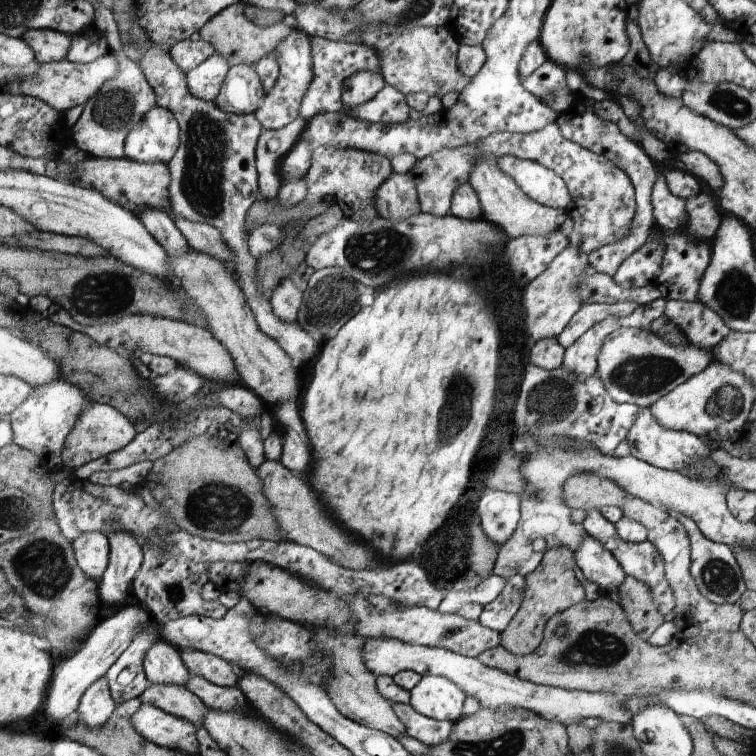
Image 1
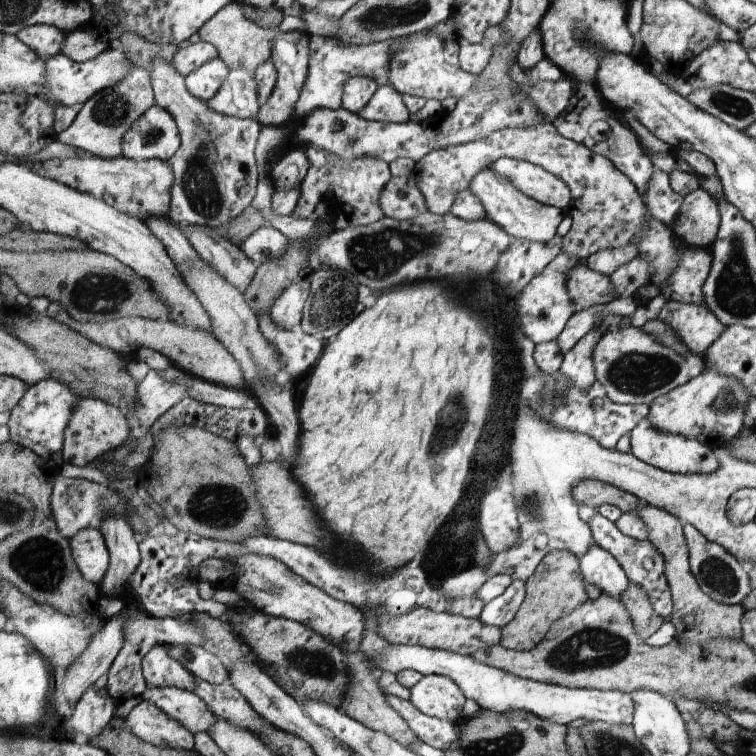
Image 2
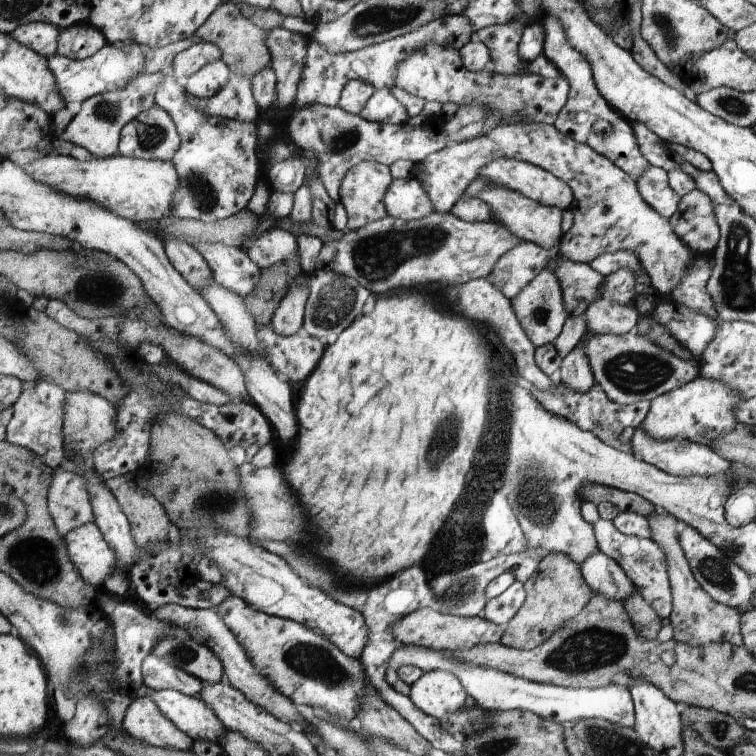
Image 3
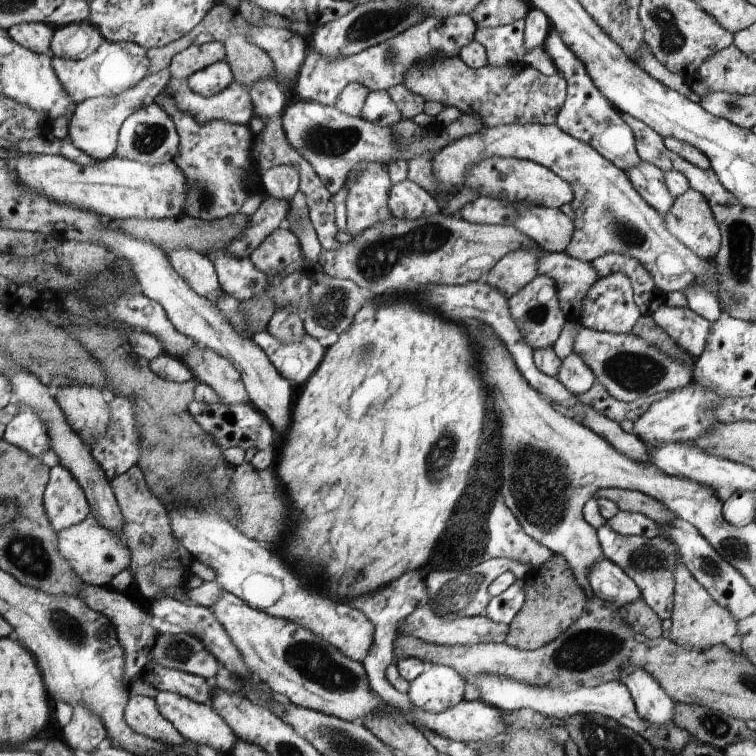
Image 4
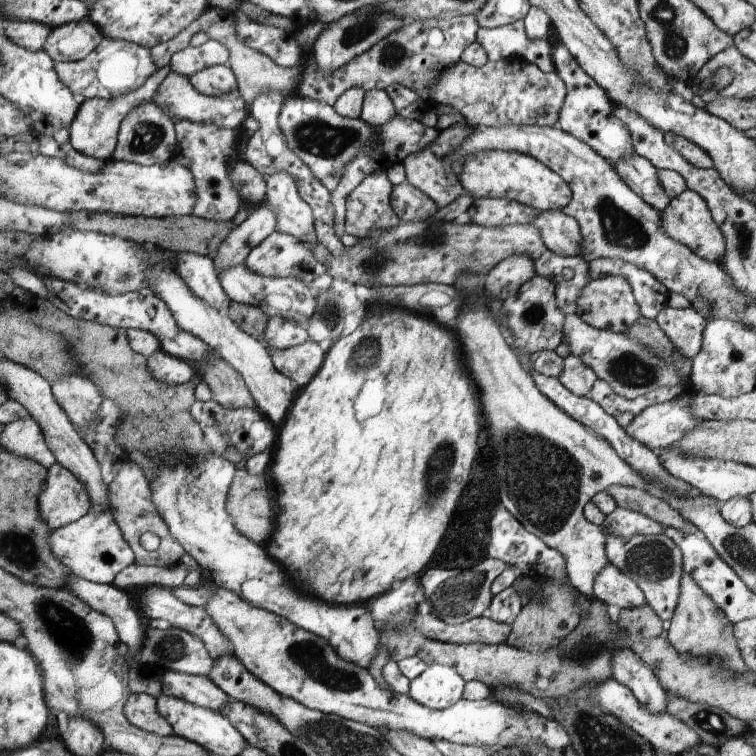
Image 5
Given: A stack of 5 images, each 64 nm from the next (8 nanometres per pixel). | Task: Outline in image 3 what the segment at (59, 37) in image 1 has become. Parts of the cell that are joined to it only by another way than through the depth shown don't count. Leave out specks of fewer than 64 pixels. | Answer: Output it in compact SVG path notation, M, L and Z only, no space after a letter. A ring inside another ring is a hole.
M38 22L18 26L13 36L25 46L38 51L44 57L51 58L58 52L58 38L61 30L55 25Z

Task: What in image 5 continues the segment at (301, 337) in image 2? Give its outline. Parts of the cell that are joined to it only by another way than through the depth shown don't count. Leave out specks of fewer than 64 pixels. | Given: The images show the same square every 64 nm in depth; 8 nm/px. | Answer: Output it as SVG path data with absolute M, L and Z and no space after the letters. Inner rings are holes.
M311 338L307 339L307 342L304 345L287 350L273 351L269 346L268 348L271 350L275 366L278 367L283 374L294 379L299 391L303 390L303 388L306 387L315 376L317 376L317 373L322 369L327 355L327 349L319 346L319 343L311 340Z

